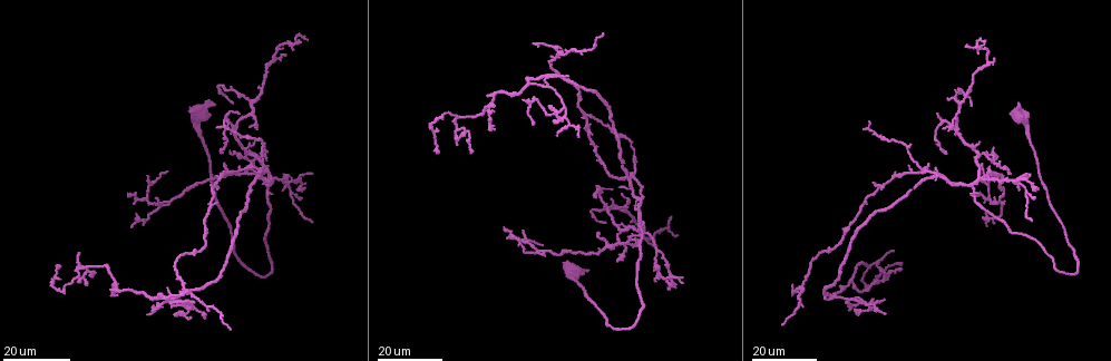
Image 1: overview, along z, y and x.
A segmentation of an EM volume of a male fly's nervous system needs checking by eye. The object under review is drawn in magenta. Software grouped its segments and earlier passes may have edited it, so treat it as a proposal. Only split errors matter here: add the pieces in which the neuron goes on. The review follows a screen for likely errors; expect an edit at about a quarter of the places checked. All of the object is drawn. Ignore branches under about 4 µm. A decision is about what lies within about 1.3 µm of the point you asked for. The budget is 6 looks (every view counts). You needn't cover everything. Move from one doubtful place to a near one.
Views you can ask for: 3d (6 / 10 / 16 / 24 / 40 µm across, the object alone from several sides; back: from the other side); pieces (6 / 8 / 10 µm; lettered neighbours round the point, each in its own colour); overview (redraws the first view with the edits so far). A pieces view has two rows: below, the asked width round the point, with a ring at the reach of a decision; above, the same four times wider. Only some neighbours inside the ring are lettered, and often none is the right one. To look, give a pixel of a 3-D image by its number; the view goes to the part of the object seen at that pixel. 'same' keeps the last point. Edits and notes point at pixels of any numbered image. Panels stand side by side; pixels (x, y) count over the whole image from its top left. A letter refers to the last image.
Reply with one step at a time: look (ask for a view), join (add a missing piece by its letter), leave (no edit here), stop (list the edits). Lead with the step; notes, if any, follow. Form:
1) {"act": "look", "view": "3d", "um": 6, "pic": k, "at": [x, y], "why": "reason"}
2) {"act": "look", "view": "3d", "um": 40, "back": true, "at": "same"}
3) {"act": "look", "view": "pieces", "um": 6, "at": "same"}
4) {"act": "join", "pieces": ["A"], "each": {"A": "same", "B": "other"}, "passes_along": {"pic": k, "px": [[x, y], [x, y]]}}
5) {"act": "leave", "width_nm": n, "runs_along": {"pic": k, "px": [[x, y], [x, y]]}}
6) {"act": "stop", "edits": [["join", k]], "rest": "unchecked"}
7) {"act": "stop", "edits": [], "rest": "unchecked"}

{"act": "look", "view": "3d", "um": 16, "pic": 1, "at": [456, 146], "why": "branch stops here"}

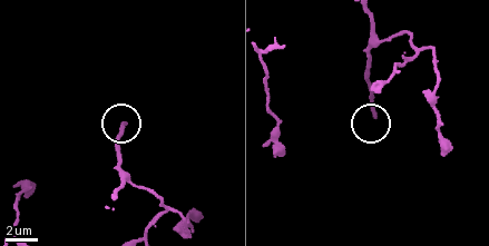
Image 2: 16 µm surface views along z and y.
{"act": "look", "view": "pieces", "um": 8, "pic": 2, "at": [373, 114]}

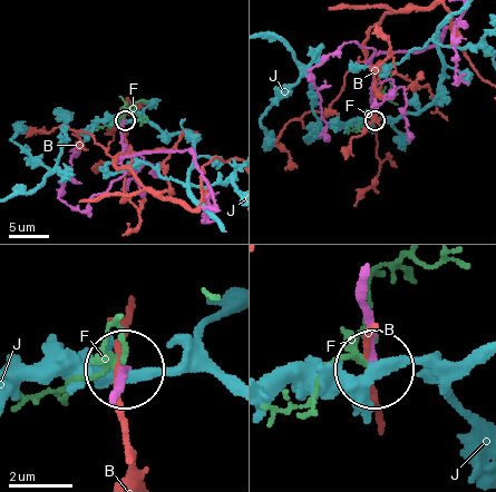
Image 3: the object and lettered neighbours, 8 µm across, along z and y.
{"act": "leave", "each": {"B": "other", "F": "other", "J": "other"}, "runs_along": {"pic": 3, "px": [[367, 281], [372, 366]]}, "found": "none of them fits"}

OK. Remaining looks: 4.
{"act": "look", "view": "3d", "um": 24, "pic": 1, "at": [111, 290], "why": "an open end"}

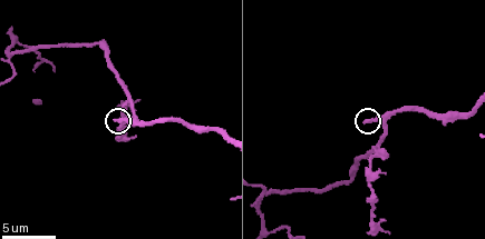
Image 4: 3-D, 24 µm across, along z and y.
{"act": "look", "view": "pieces", "um": 8, "pic": 4, "at": [364, 123]}

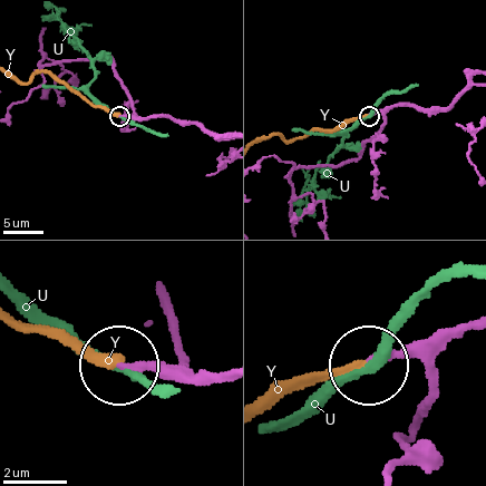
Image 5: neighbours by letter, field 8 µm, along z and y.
{"act": "join", "pieces": ["Y"], "each": {"U": "other", "Y": "same"}, "passes_along": {"pic": 5, "px": [[389, 107], [290, 139], [263, 136]]}, "found": "the neuron continues"}

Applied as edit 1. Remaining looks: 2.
{"act": "look", "view": "3d", "um": 24, "pic": 1, "at": [873, 184], "why": "free end"}

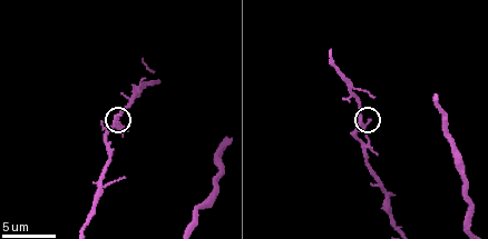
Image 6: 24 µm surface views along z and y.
{"act": "look", "view": "pieces", "um": 10, "pic": 6, "at": [117, 113]}

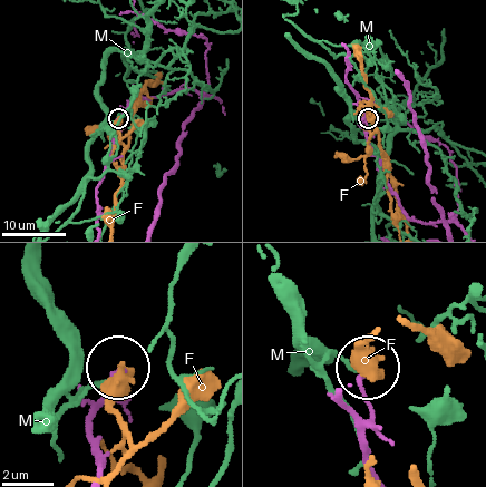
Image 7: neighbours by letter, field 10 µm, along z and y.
{"act": "leave", "each": {"F": "other", "M": "other"}, "found": "no lettered piece goes on from it"}

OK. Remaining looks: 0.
{"act": "stop", "edits": [["join", 5]], "rest": "unchecked"}

